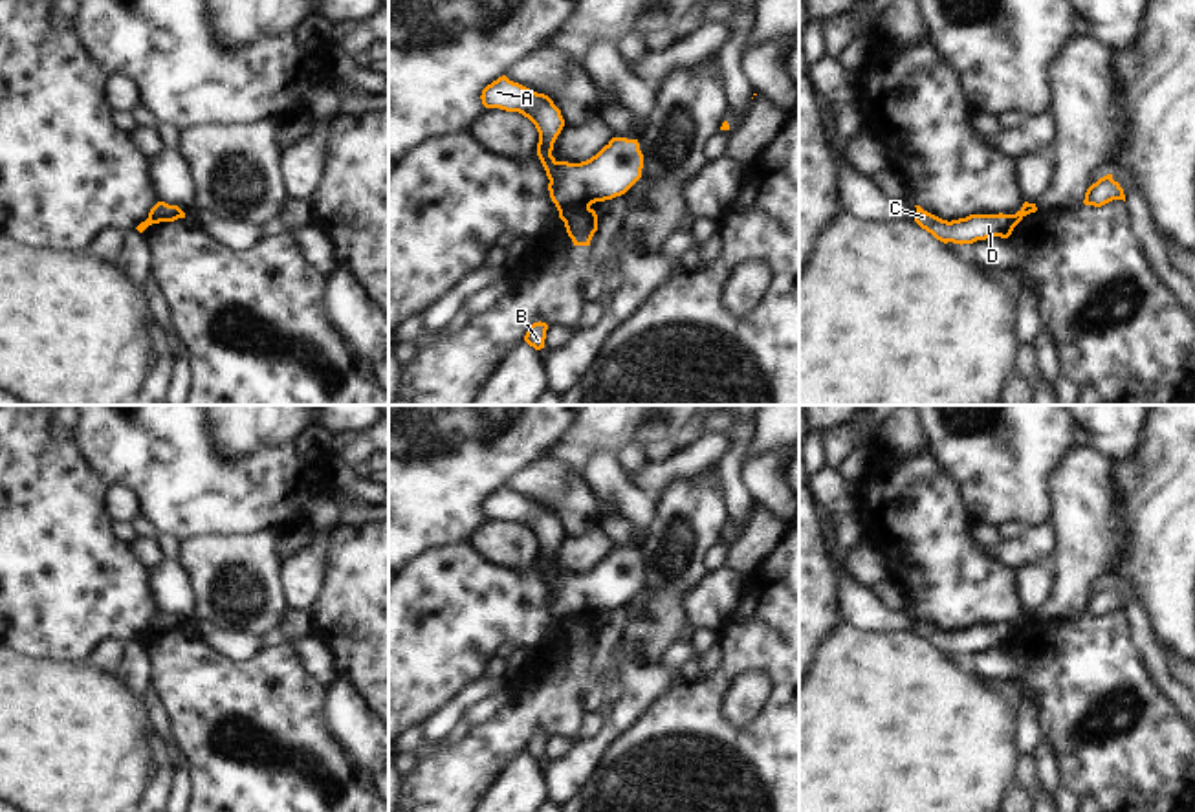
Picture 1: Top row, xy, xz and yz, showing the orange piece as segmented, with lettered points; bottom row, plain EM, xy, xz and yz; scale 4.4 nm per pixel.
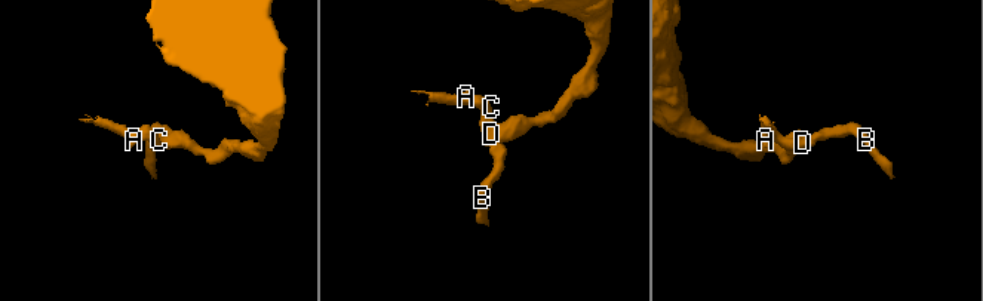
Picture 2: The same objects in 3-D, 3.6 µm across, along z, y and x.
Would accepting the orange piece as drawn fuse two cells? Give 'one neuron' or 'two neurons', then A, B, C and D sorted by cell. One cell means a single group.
two neurons; groups A C D / B

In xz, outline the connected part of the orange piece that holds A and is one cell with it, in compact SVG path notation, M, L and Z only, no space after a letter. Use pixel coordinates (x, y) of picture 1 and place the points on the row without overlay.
M502 486L482 500L480 510L486 519L519 522L535 535L539 543L537 566L550 590L548 601L557 621L612 610L625 605L641 588L643 565L638 550L612 548L587 572L557 572L552 561L565 530L544 504Z

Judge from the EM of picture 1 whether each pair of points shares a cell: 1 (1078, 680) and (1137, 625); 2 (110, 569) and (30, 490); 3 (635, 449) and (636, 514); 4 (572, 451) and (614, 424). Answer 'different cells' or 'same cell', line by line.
1: different cells
2: same cell
3: different cells
4: same cell

